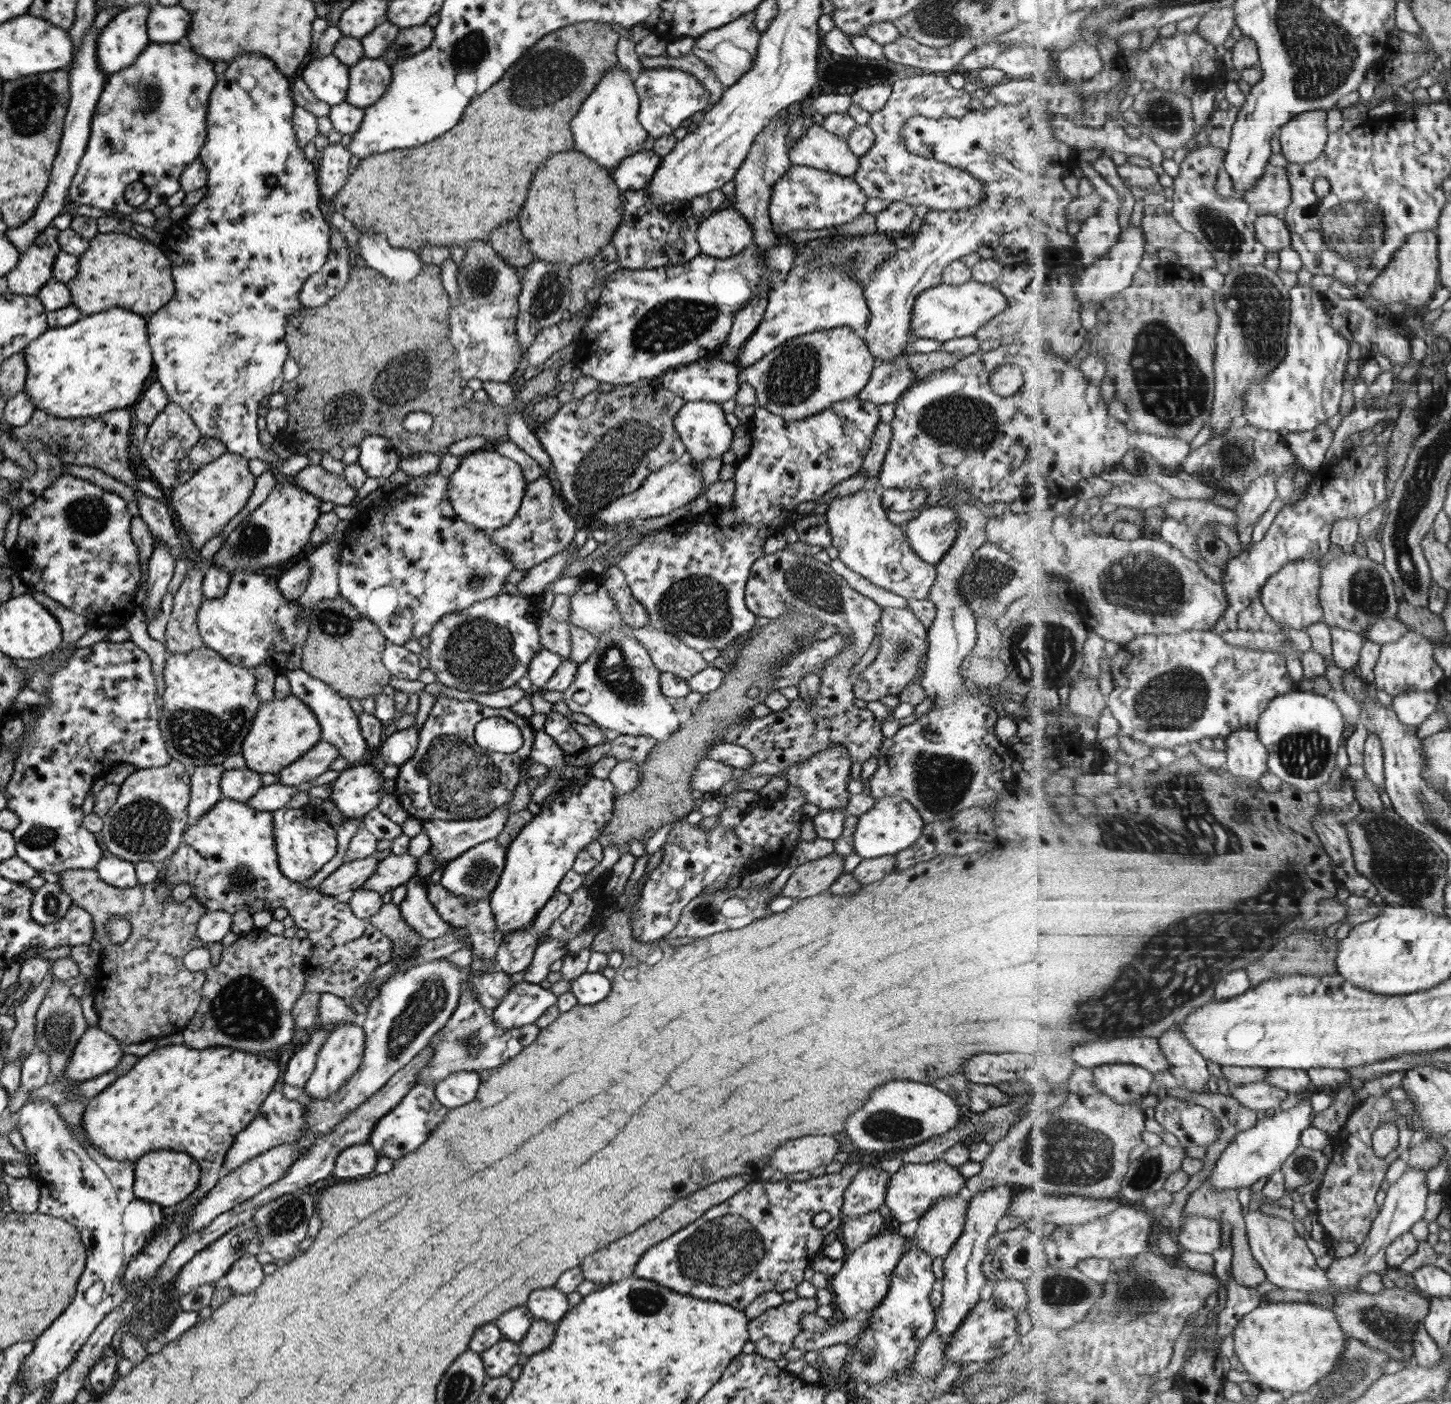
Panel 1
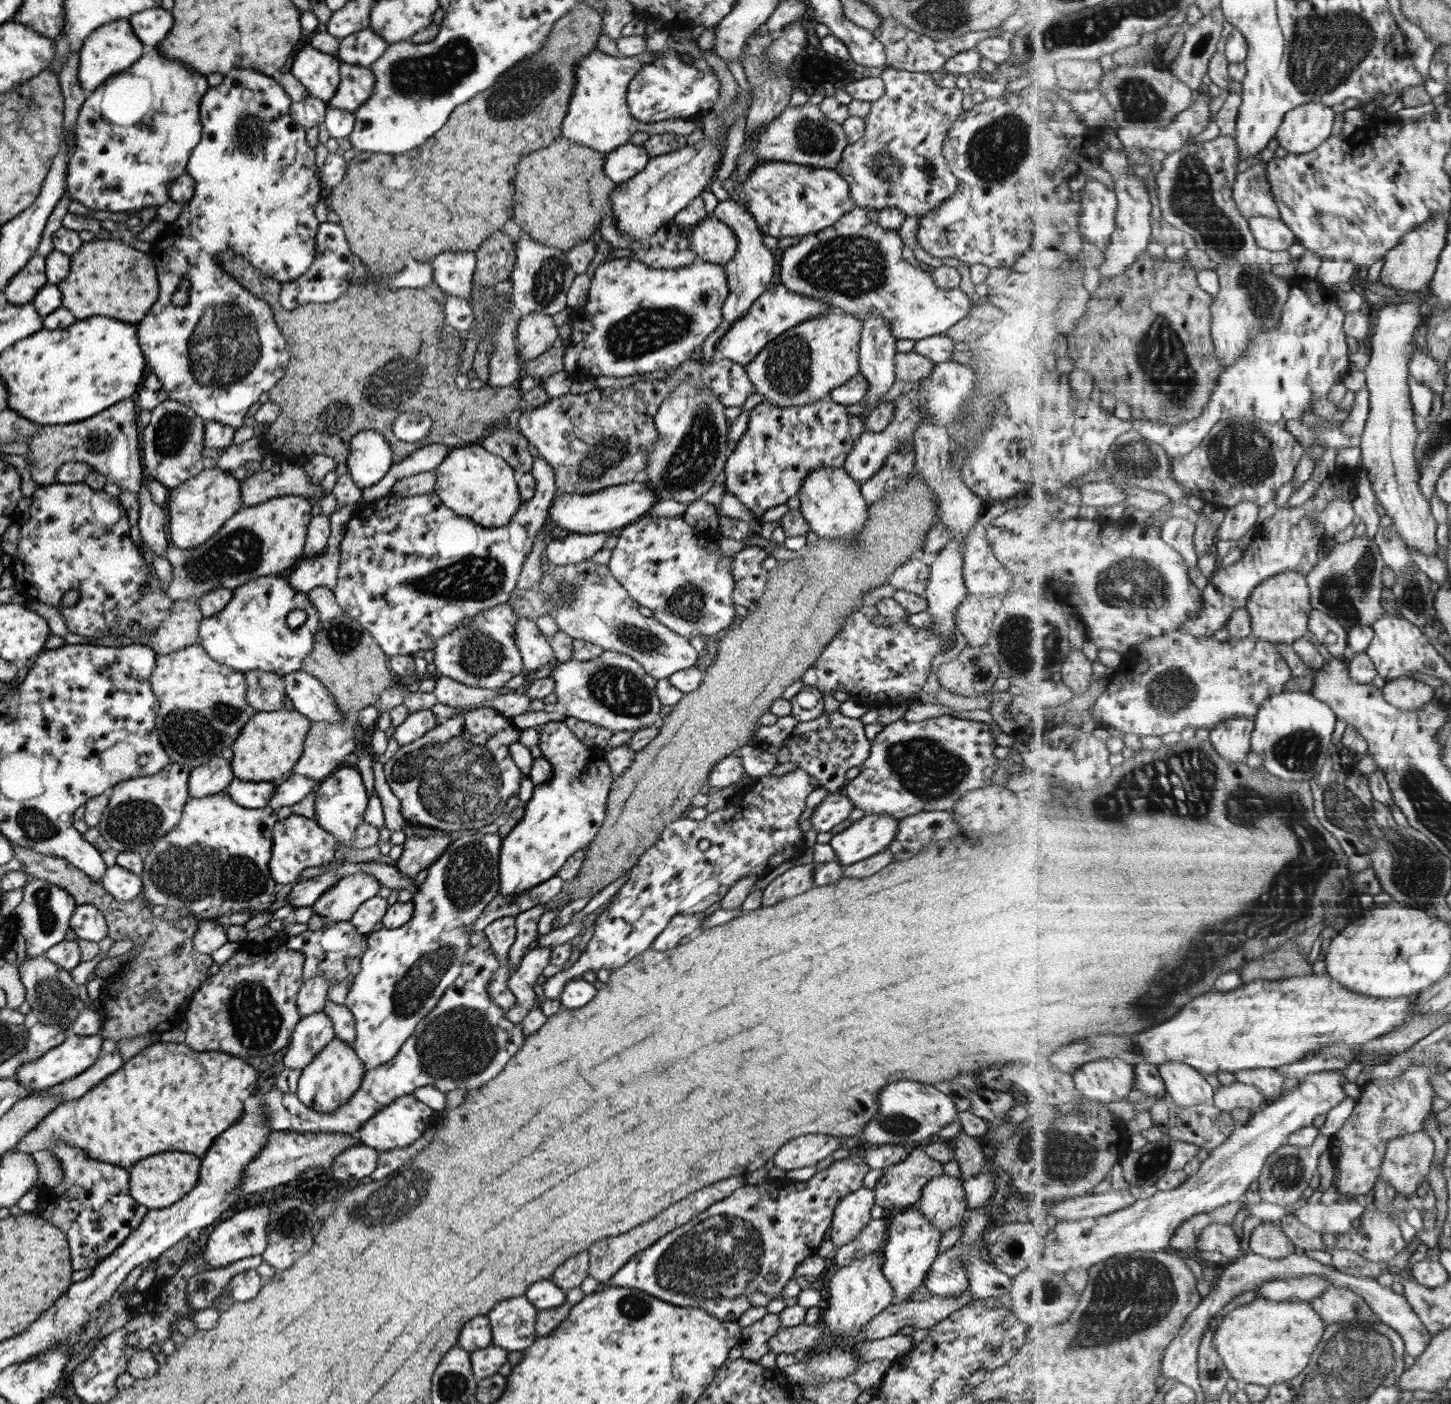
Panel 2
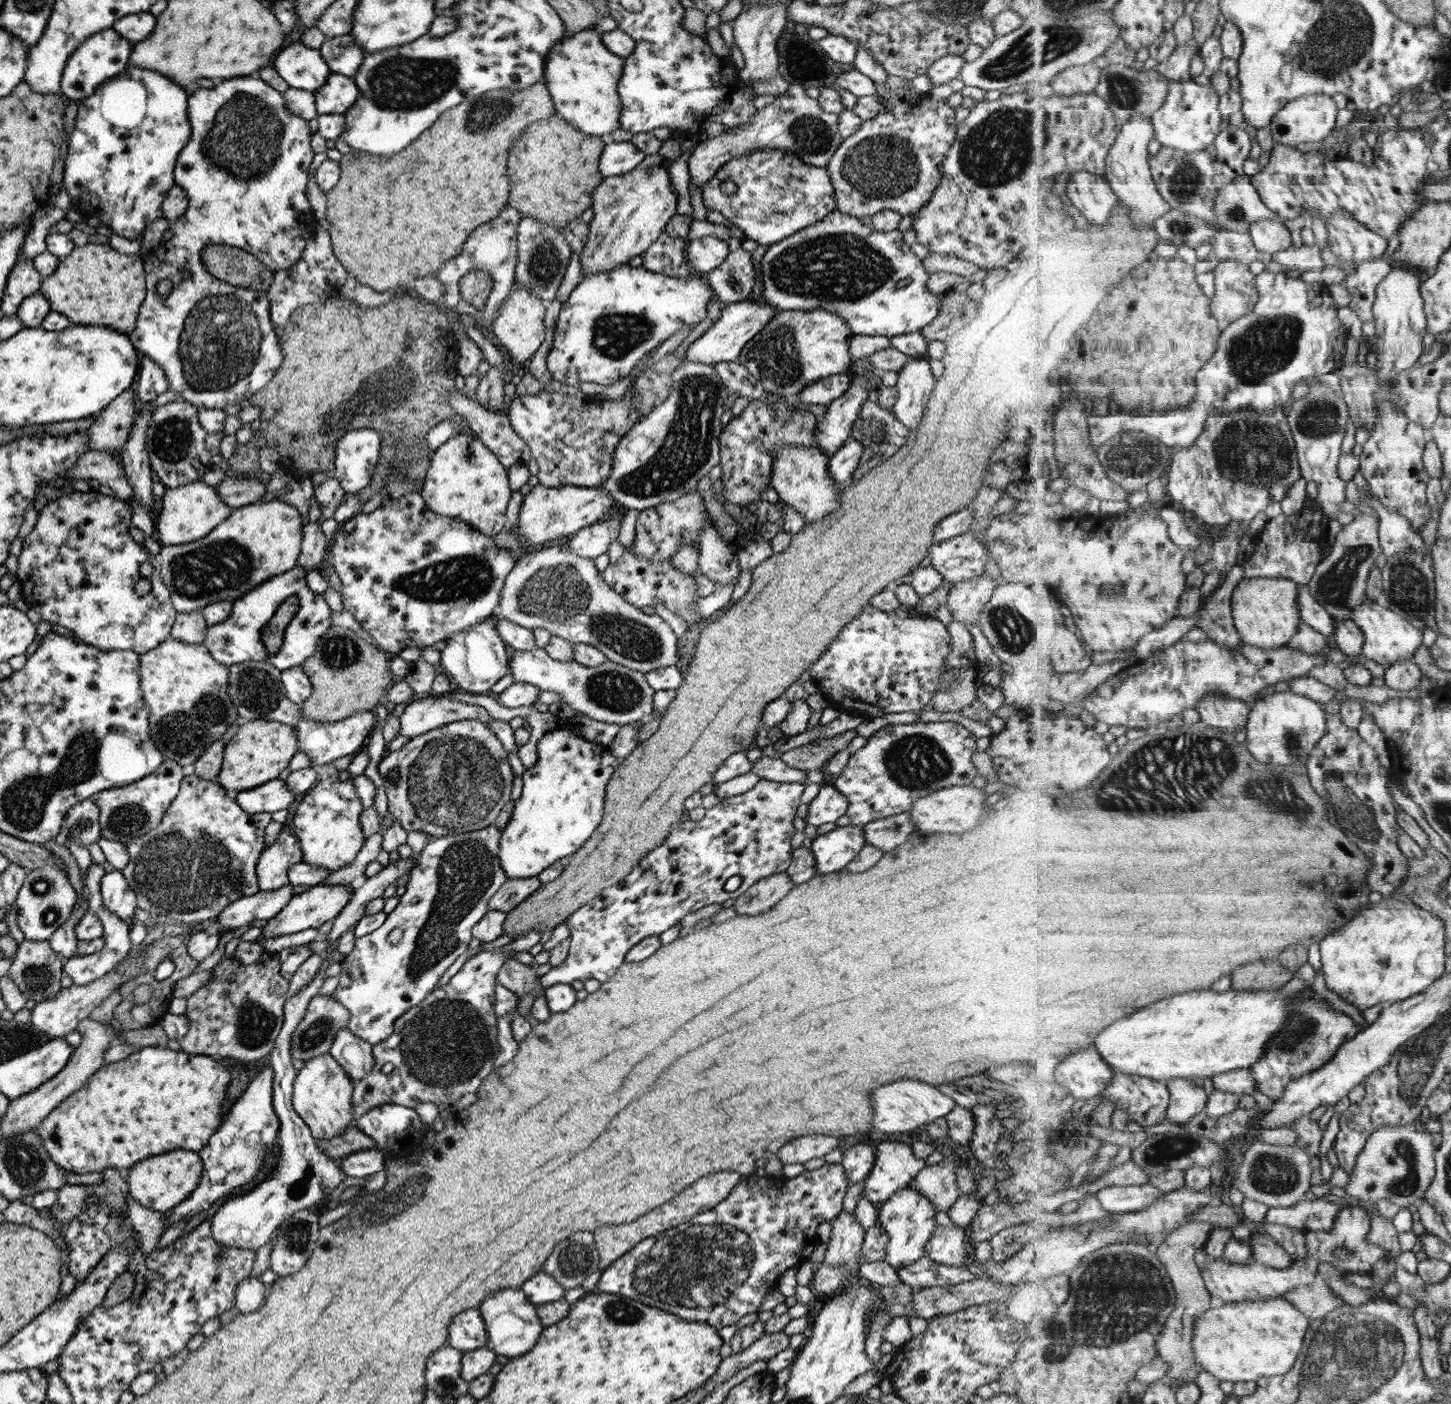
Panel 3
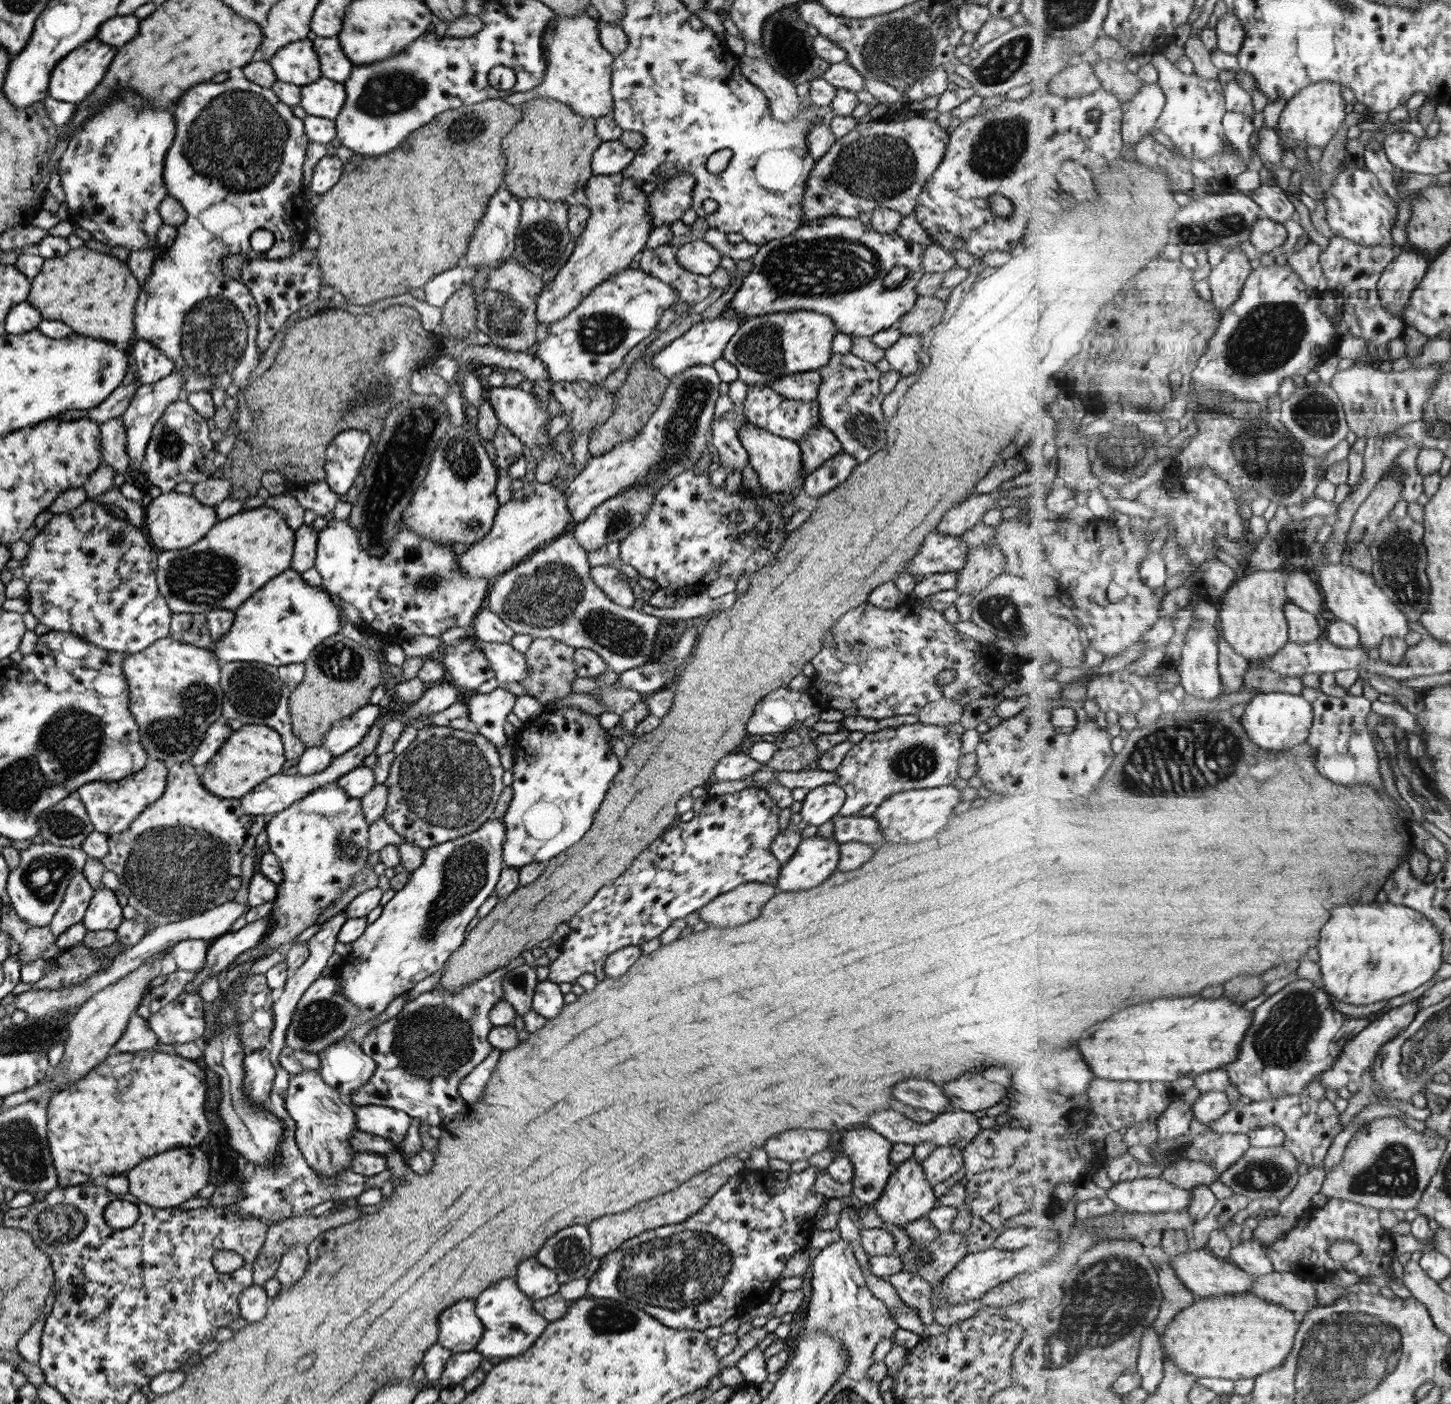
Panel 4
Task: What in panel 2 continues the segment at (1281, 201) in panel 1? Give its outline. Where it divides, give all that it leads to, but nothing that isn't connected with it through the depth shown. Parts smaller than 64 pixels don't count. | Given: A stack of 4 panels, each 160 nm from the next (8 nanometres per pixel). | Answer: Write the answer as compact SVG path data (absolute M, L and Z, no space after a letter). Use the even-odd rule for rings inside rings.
M1259 163L1237 176L1233 199L1245 219L1261 216L1281 219L1271 190L1267 166Z

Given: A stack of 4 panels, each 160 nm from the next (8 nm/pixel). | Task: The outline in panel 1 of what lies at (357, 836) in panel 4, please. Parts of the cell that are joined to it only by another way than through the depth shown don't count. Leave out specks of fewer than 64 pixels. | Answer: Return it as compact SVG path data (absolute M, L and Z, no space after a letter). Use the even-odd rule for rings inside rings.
M357 764L343 769L339 772L339 776L335 778L335 781L327 785L329 789L328 796L343 816L343 819L362 818L366 812L377 807L380 796L385 793L382 784L381 774L375 773L369 764Z

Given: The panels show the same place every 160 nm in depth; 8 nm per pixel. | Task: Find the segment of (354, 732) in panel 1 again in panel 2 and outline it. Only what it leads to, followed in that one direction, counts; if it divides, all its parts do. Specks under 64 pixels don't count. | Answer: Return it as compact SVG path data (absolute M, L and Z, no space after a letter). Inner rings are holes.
M297 670L284 675L282 683L285 696L293 709L310 721L338 723L346 718L339 713L333 697L327 693L327 688L313 676Z

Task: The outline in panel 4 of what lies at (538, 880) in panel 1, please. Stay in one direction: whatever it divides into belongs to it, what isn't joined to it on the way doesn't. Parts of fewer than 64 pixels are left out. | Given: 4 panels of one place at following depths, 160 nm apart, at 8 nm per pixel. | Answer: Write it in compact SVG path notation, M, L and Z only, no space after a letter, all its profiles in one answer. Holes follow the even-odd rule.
M545 706L544 710L533 720L527 722L523 721L521 726L516 731L516 737L509 744L512 748L513 753L513 766L511 766L511 774L513 775L512 787L512 797L509 801L508 807L506 808L505 814L500 818L503 823L504 828L504 839L502 842L501 858L502 863L505 867L521 868L526 864L537 863L541 861L548 861L554 856L563 852L566 848L573 846L580 838L587 832L590 827L593 814L597 810L599 803L604 797L605 791L608 789L609 784L615 774L619 771L619 766L622 761L611 748L608 743L608 738L610 738L610 730L605 730L597 717L591 716L591 714L585 714L581 712L579 708L553 708L552 706Z

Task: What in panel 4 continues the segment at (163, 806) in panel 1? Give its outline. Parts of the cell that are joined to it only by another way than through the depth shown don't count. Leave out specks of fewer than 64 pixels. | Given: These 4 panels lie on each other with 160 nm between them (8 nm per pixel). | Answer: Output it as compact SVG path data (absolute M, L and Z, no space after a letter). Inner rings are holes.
M150 759L139 772L125 776L125 779L121 778L117 782L89 782L77 788L76 795L85 807L93 831L106 835L124 831L148 804L155 802L164 792L167 770L161 760Z

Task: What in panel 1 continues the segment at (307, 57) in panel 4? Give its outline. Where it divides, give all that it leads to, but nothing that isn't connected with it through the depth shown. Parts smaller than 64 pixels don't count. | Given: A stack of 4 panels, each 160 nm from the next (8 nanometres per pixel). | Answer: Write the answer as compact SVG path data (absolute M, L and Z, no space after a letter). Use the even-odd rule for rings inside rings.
M332 54L313 57L301 69L302 81L314 97L329 106L344 101L348 87L348 67Z

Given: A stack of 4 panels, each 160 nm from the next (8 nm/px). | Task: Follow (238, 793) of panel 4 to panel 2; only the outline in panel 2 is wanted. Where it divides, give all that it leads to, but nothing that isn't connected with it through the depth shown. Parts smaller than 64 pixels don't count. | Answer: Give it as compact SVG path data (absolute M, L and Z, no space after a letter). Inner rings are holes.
M281 708L273 712L255 712L241 727L230 746L232 777L241 781L272 782L279 779L297 763L309 727L310 720L294 709L287 711Z

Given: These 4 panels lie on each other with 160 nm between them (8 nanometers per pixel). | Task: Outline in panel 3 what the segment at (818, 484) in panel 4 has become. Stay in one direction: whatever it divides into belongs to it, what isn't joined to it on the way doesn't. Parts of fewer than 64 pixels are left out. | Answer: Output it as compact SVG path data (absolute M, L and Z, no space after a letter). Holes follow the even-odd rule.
M849 438L845 444L828 456L827 472L832 481L841 486L852 479L862 448L859 442Z

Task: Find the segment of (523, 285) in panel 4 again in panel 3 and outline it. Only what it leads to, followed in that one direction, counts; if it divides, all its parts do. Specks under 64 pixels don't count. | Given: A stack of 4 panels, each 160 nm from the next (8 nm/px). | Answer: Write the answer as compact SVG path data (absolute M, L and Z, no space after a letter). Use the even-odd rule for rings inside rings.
M515 284L511 286L507 300L503 300L498 306L500 309L490 324L490 338L504 353L509 363L520 365L524 360L531 358L543 342L545 327L541 321L544 307L545 302L537 300L537 296L531 296L529 290L521 290Z

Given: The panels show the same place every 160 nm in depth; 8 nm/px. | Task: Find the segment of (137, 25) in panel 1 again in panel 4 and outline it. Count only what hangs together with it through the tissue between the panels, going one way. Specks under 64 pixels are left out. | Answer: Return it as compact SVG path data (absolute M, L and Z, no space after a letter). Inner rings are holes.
M93 38L68 52L50 72L47 87L48 96L61 102L75 105L80 103L100 83L116 50L117 48L114 46L103 44L100 40Z

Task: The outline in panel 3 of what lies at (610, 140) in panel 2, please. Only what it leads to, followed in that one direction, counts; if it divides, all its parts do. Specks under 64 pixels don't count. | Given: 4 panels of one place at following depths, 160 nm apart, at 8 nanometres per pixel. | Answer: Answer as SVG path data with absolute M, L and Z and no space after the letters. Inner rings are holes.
M594 28L580 30L558 42L563 55L548 55L541 78L554 112L579 132L602 138L618 128L620 100L616 84L622 73L623 59L605 48Z

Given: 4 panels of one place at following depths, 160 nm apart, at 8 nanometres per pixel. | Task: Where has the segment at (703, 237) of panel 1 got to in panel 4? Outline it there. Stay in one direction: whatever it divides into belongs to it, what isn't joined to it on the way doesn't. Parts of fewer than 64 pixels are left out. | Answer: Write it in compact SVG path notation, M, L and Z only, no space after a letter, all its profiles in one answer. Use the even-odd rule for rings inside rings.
M695 240L674 249L677 264L691 274L709 276L718 267L720 254L706 240Z

